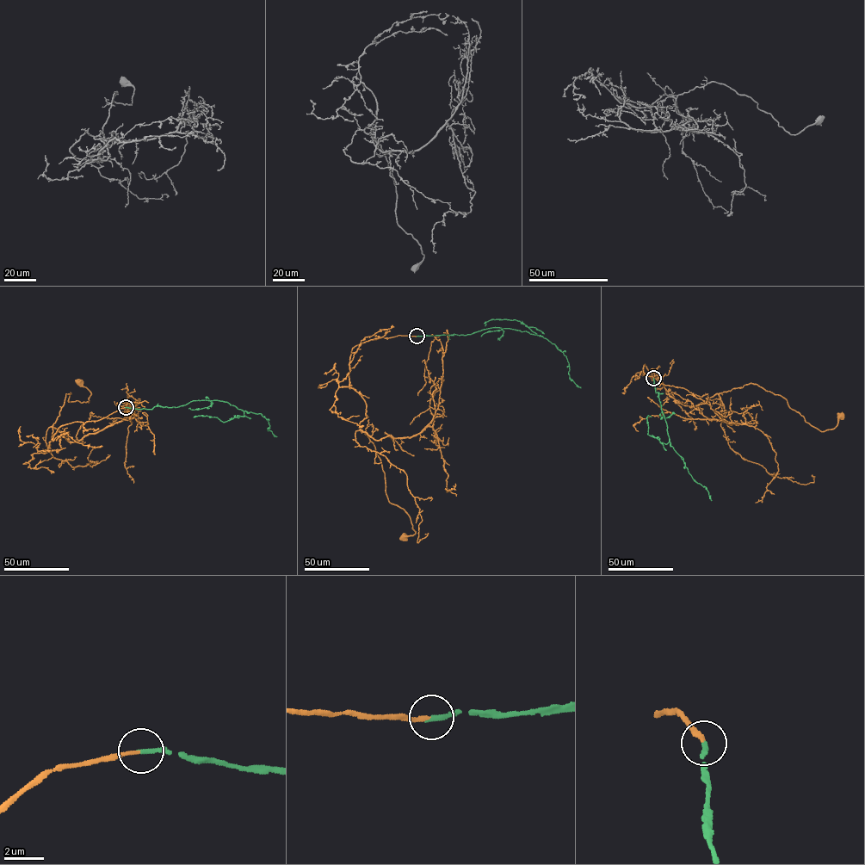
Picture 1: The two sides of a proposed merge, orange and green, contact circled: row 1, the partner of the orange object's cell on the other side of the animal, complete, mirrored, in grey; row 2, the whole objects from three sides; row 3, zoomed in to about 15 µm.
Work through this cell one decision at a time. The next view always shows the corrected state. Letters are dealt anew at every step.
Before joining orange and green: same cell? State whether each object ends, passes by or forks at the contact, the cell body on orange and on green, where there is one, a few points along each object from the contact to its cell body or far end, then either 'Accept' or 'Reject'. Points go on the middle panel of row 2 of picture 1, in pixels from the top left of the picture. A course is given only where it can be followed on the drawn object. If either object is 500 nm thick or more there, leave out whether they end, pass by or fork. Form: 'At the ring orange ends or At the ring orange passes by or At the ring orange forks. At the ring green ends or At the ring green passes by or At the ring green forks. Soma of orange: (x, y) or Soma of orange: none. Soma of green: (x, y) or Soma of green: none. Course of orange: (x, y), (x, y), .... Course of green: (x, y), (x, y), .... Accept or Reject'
At the ring orange ends. At the ring green ends. Soma of orange: (404, 537). Soma of green: none. Course of orange: (417, 336), (355, 346), (349, 374), (366, 404), (360, 430), (375, 447), (388, 500), (415, 532), (404, 537). Course of green: (417, 336), (466, 335), (497, 327), (525, 330), (546, 338), (562, 352), (568, 362), (570, 378), (581, 387). Accept

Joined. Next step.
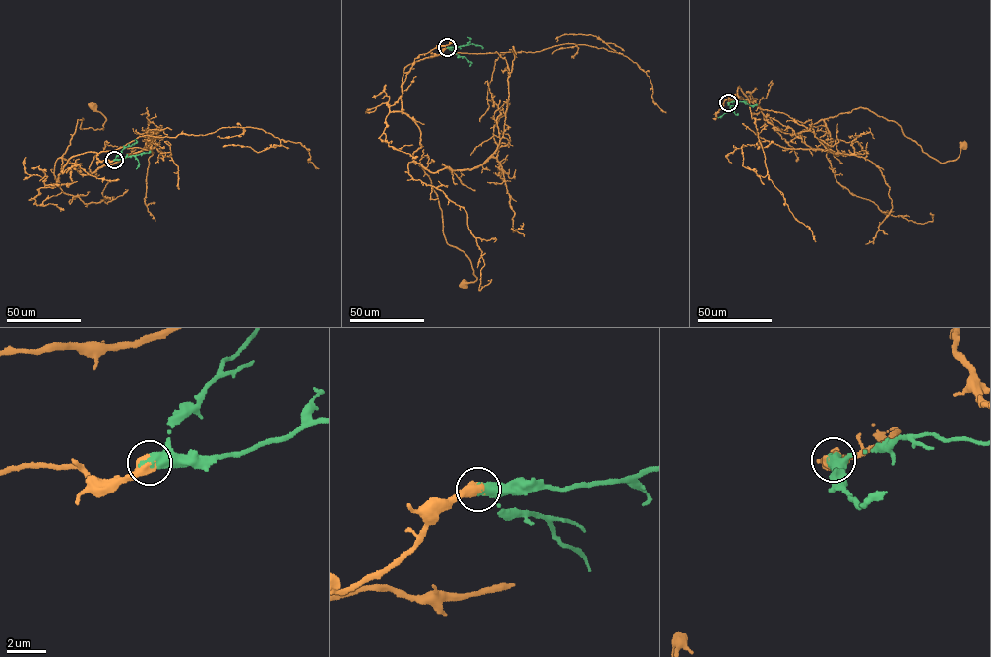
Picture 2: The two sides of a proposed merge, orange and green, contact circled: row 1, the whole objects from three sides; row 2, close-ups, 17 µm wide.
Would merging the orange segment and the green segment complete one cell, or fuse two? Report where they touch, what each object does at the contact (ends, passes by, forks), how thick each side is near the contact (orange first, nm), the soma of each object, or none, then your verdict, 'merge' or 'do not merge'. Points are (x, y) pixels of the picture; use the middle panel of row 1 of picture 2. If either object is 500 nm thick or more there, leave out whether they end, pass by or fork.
at (447, 47); 550 nm thick on the orange side, 650 nm on the other; cell body of orange at (464, 284); no cell body on green; merge

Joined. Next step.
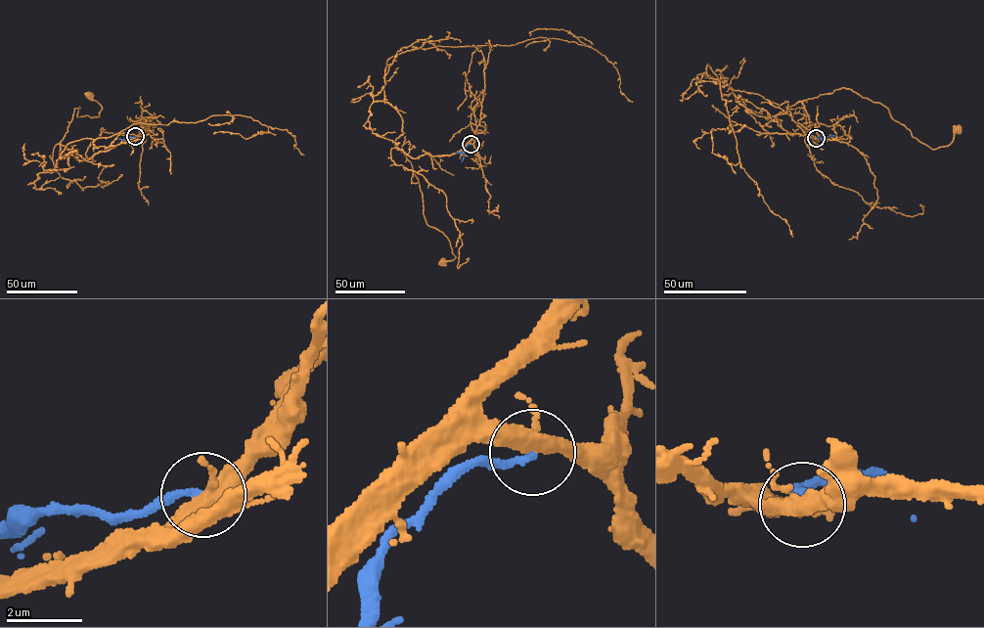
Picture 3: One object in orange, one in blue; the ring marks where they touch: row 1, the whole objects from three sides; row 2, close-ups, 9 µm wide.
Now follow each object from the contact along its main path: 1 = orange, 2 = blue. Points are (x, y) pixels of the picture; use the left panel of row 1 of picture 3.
1: (135, 136), (78, 159), (60, 143), (74, 108), (79, 107), (77, 116), (99, 117), (101, 107), (89, 95)
2: (135, 136), (127, 138), (123, 131)

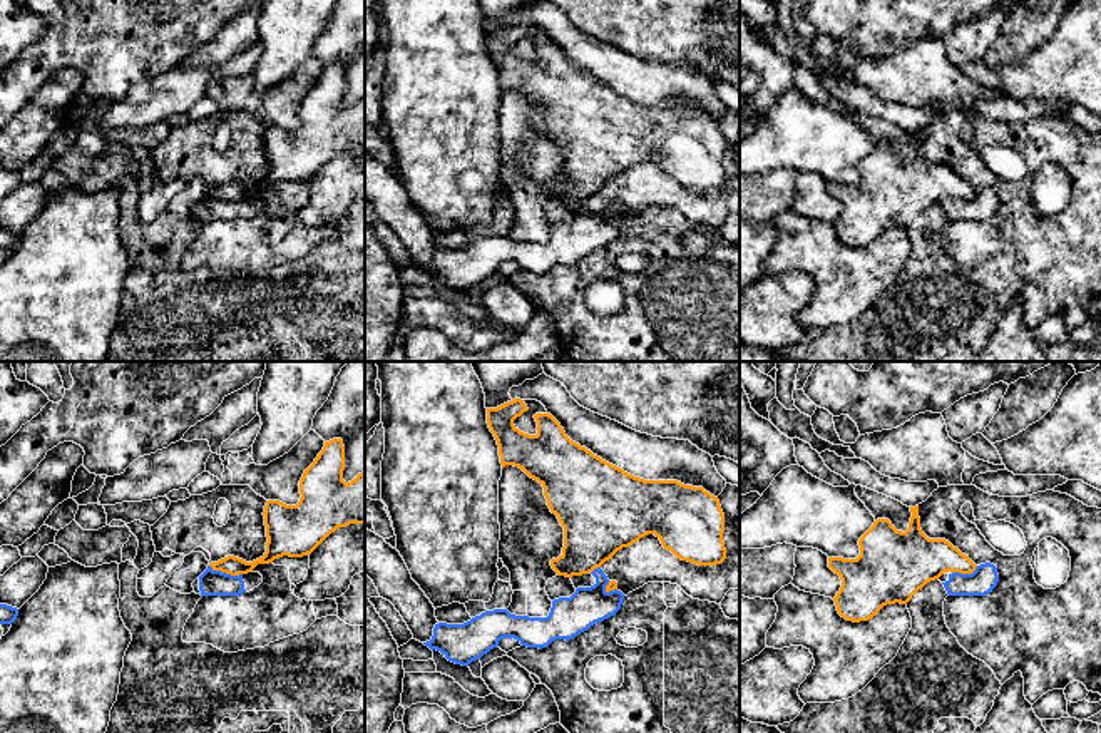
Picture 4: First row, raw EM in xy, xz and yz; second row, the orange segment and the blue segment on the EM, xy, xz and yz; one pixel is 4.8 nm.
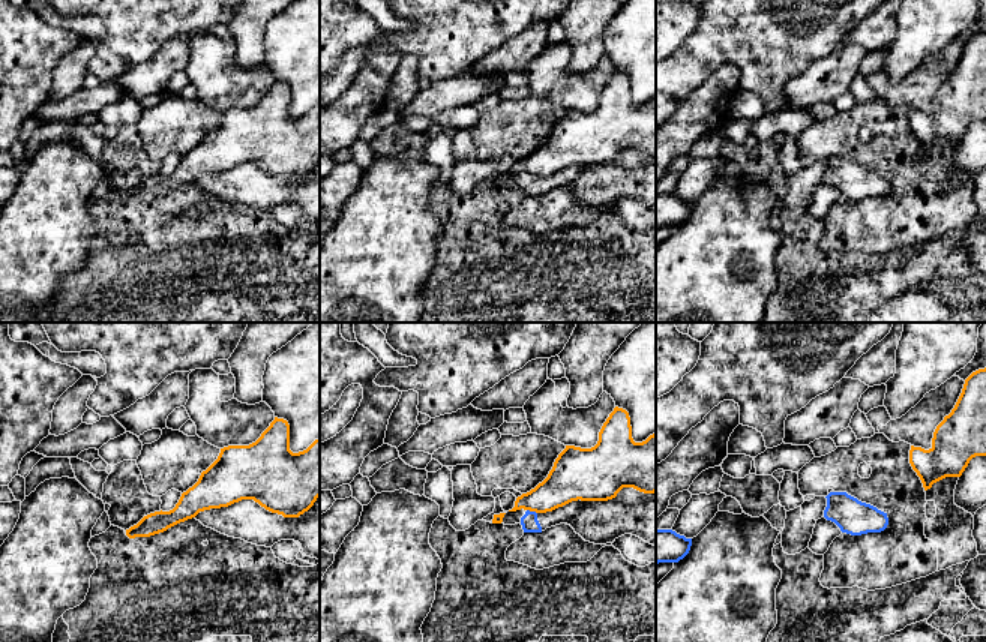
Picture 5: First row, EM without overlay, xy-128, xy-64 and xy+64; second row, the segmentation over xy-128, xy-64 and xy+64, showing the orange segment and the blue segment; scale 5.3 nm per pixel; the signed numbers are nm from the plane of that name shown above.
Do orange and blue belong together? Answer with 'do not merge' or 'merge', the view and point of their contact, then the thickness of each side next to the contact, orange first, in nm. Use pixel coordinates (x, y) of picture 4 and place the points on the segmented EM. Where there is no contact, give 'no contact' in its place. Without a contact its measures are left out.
do not merge; contact xy (226, 573); calibres 90 and 130 nm

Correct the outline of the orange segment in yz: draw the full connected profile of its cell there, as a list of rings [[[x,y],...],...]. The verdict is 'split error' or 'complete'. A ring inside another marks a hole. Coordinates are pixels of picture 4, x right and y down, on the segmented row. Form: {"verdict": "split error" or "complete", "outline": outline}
{"verdict": "complete", "outline": [[[919,505],[910,507],[912,517],[905,532],[897,531],[888,519],[877,519],[860,537],[860,556],[857,559],[828,557],[828,567],[840,576],[842,587],[833,597],[837,611],[847,621],[868,621],[887,604],[907,604],[927,582],[939,579],[944,572],[972,574],[976,564],[945,539],[929,539],[920,529]]]}

